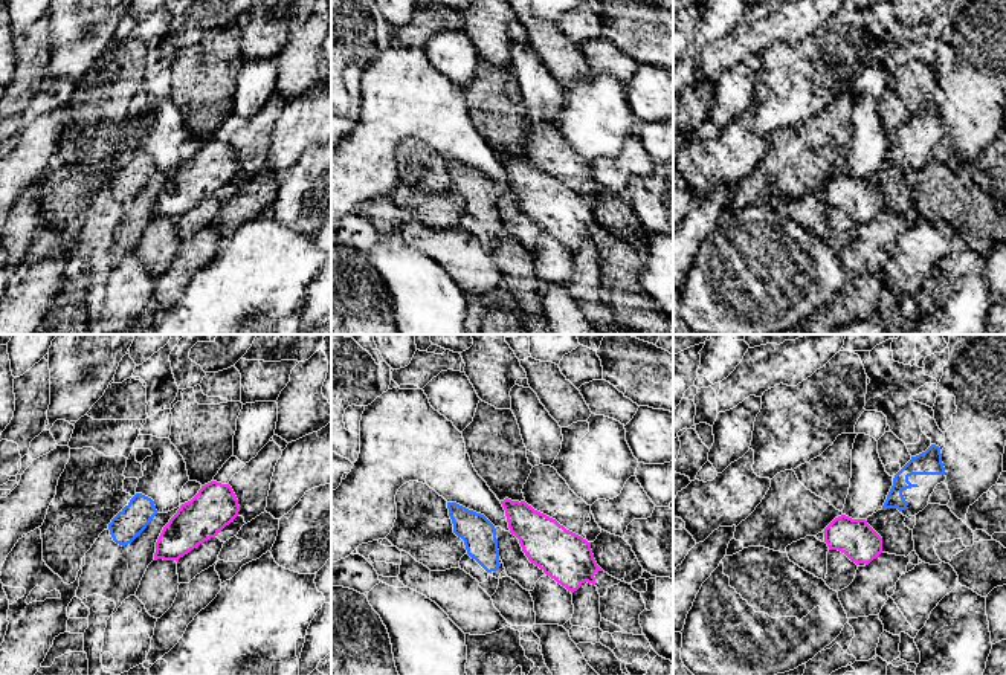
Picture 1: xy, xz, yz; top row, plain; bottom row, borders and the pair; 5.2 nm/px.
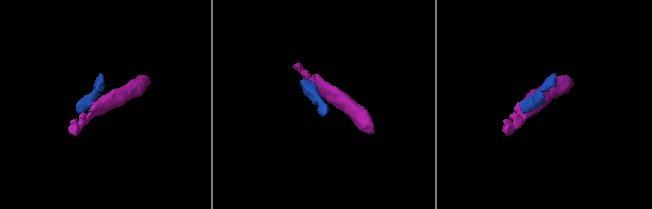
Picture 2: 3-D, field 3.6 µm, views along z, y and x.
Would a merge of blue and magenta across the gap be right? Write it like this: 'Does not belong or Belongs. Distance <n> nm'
Does not belong. Distance 70 nm

